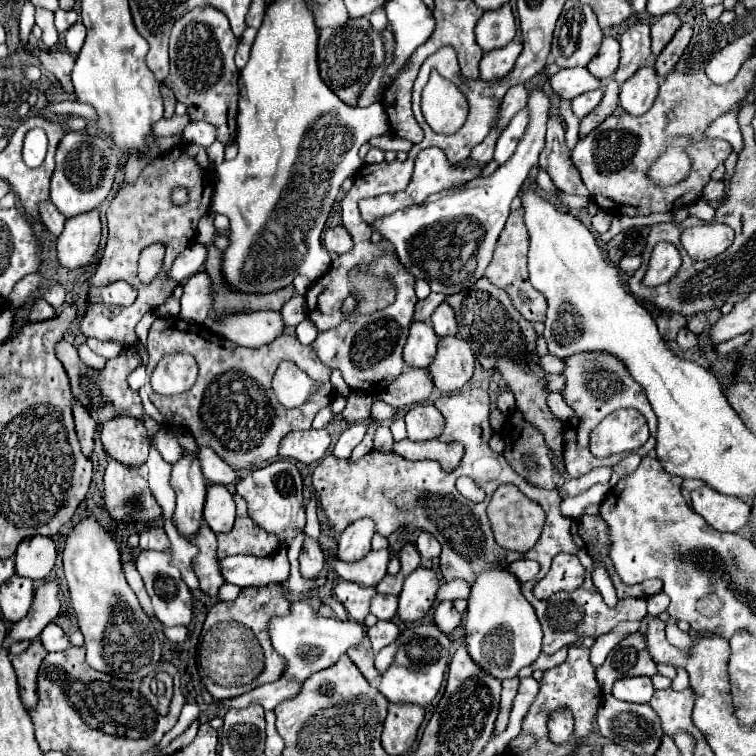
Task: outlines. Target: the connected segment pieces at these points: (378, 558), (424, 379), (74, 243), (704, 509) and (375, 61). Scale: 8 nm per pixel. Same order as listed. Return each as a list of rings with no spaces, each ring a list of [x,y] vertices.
[[[389,548],[369,550],[367,556],[363,556],[357,562],[343,562],[339,558],[331,558],[331,550],[323,550],[323,554],[339,578],[357,582],[361,586],[375,586],[387,574],[387,564],[393,556]]]
[[[405,368],[399,378],[395,378],[385,392],[381,392],[381,400],[397,410],[411,404],[421,404],[429,398],[433,390],[431,376],[425,370]]]
[[[99,210],[79,214],[65,222],[65,230],[57,238],[57,260],[63,268],[75,270],[87,266],[101,242]]]
[[[703,486],[691,492],[693,510],[719,532],[737,532],[747,524],[751,506],[735,496],[721,496],[713,488]]]
[[[367,18],[347,20],[337,28],[323,28],[319,36],[319,70],[325,84],[349,106],[357,106],[359,94],[369,84],[373,72],[383,64],[385,50],[381,36],[371,28]]]

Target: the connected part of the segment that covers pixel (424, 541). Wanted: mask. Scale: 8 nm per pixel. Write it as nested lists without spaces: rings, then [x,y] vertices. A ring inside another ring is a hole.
[[[421,532],[417,542],[415,542],[415,548],[419,550],[419,554],[423,558],[437,558],[441,554],[441,546],[439,542],[429,534],[429,532]]]

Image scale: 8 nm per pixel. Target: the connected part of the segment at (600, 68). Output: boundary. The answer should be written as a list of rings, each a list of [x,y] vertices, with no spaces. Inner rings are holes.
[[[603,38],[601,48],[595,54],[595,58],[587,64],[587,70],[599,80],[607,80],[617,70],[619,58],[621,58],[619,56],[619,42],[615,38]]]

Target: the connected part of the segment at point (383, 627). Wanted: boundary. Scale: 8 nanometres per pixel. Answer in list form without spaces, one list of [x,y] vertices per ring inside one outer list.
[[[379,620],[373,628],[367,628],[367,634],[371,638],[371,644],[373,644],[373,650],[379,652],[383,646],[391,644],[397,636],[399,636],[399,628],[397,624],[393,622],[385,622],[385,620]]]

